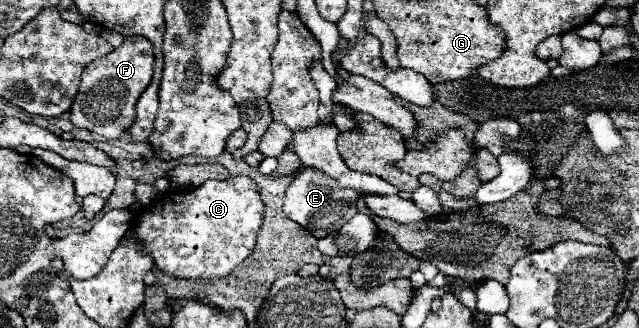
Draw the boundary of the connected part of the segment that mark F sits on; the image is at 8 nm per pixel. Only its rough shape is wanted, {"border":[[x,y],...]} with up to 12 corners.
{"border":[[129,36],[85,66],[75,128],[117,140],[153,76],[153,44]]}

